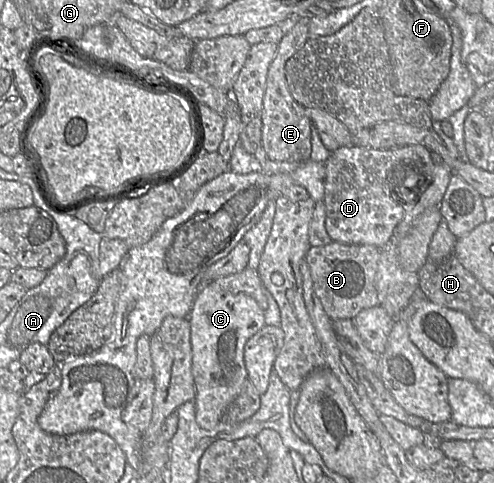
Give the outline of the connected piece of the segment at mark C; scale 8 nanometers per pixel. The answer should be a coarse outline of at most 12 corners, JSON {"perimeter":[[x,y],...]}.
{"perimeter":[[211,282],[191,328],[195,420],[209,430],[247,379],[266,325],[253,297]]}

